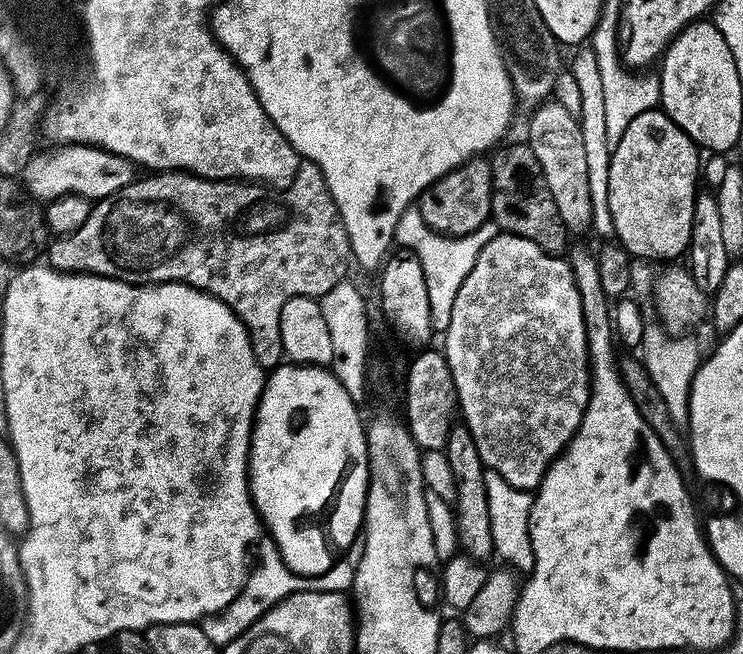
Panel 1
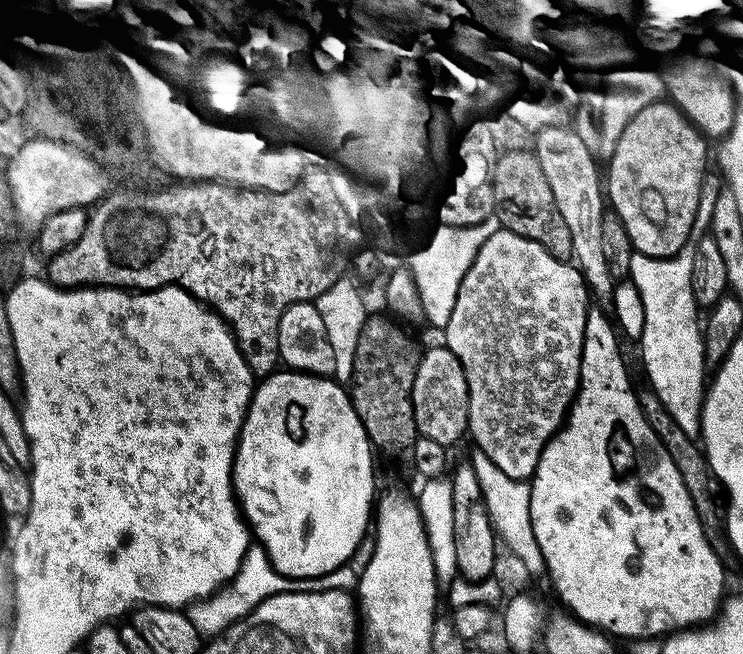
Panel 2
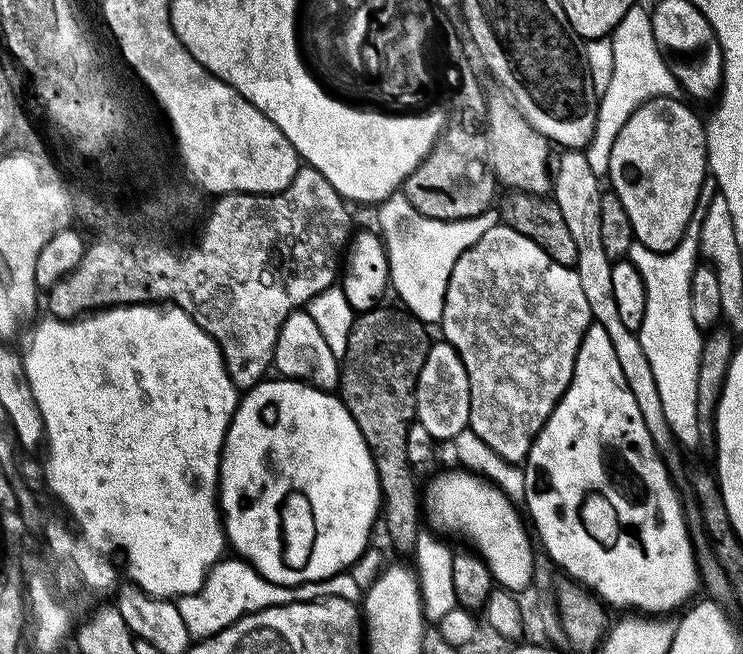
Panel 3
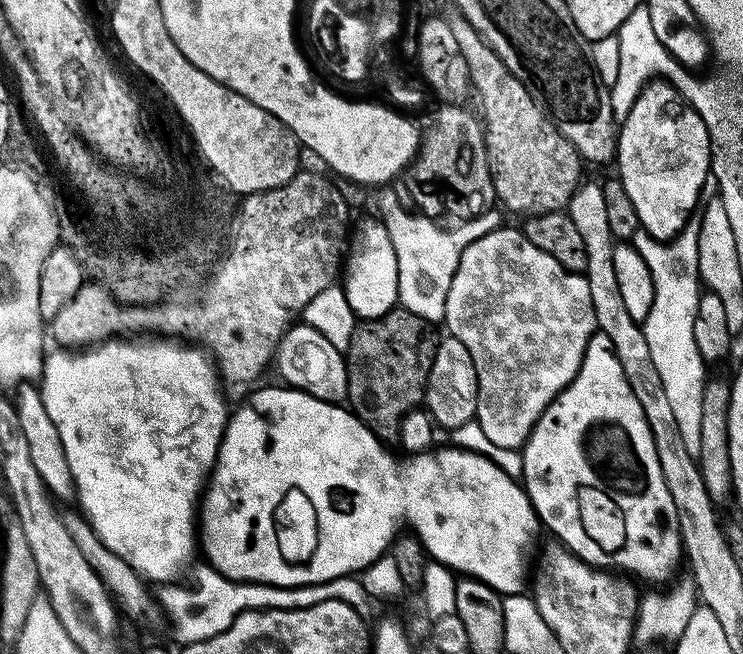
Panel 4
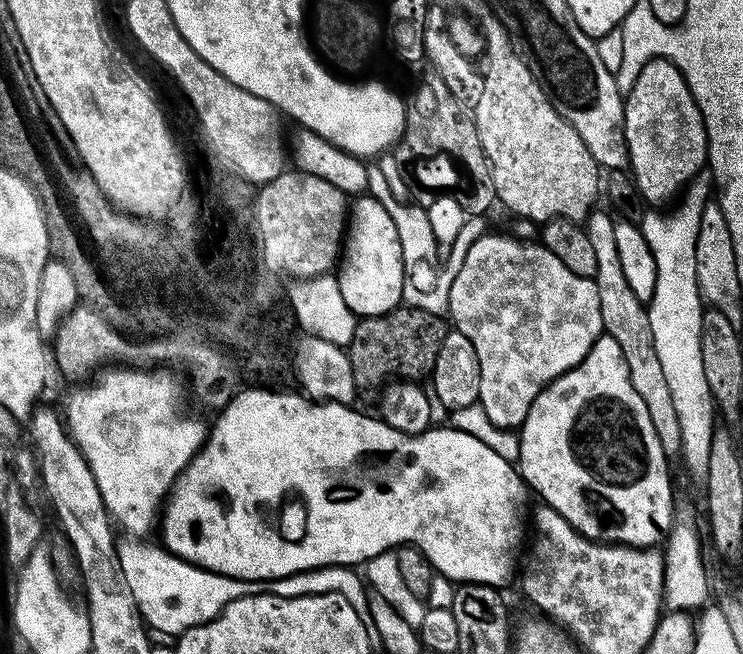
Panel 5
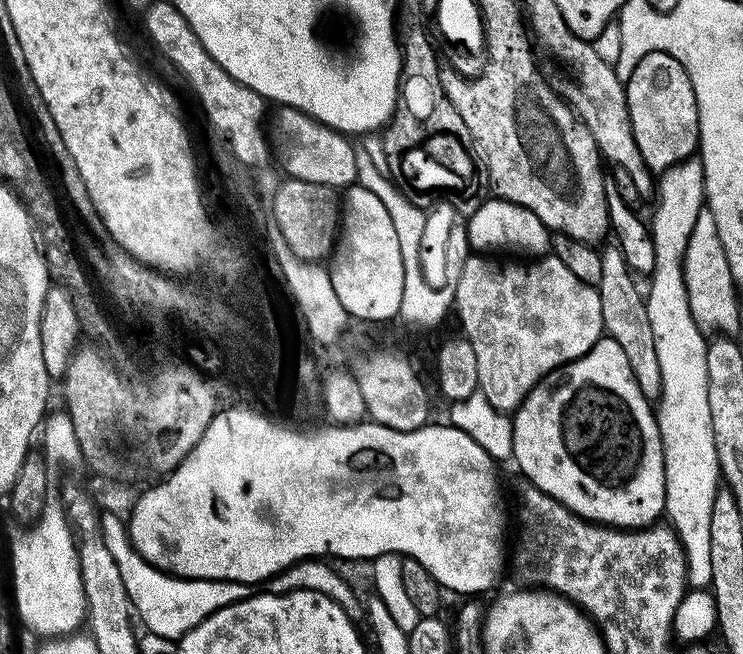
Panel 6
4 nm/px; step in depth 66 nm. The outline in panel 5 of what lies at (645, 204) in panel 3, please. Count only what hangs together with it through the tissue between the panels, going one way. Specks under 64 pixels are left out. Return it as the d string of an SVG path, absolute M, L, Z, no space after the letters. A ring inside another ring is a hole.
M664 57L648 60L625 95L624 141L637 191L643 201L654 206L672 197L678 188L683 189L707 163L704 116L684 76Z

